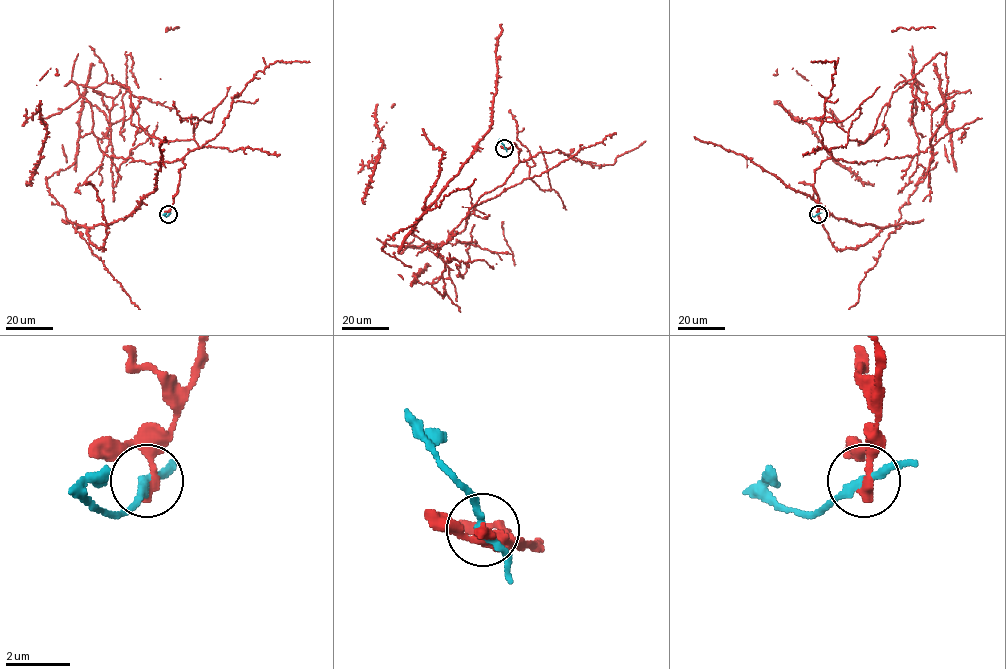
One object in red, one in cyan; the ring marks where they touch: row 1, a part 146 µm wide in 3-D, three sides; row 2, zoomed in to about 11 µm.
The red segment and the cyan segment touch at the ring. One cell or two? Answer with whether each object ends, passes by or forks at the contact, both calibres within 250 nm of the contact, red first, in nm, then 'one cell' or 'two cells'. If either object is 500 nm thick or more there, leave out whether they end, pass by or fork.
red ends there; cyan passes by; 360 nm thick on the red side, 240 nm on the other; two cells

